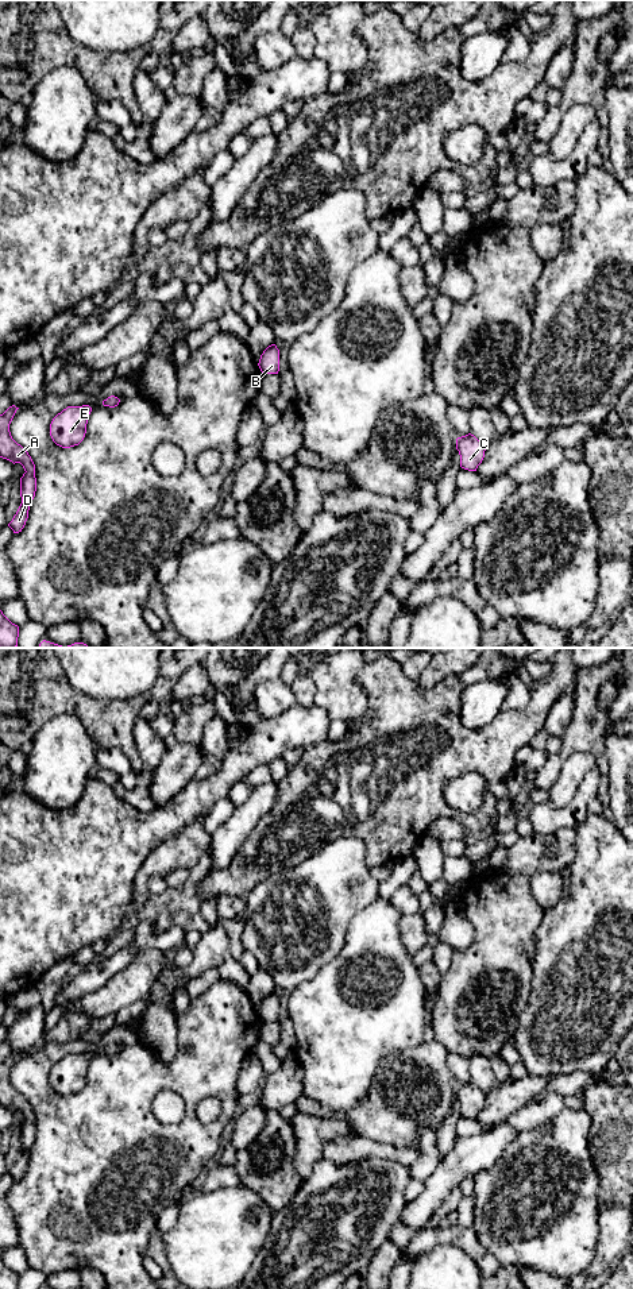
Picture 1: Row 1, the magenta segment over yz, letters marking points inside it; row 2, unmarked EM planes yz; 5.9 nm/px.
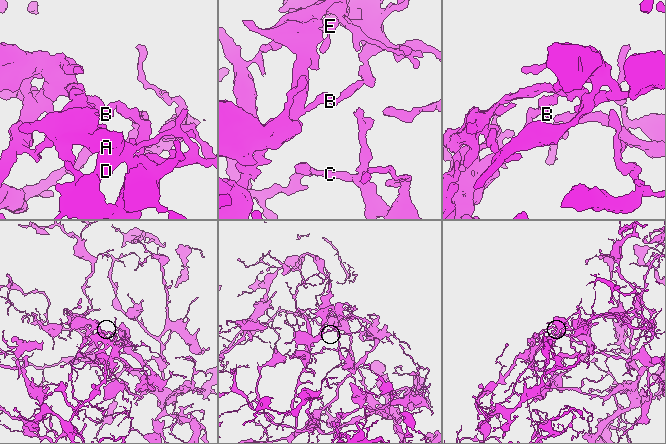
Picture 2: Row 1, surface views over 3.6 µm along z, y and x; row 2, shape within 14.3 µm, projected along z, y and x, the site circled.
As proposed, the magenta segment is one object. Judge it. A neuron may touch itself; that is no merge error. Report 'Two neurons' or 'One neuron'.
Two neurons

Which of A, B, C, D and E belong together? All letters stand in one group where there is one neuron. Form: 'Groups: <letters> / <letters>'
Groups: A C / B D E

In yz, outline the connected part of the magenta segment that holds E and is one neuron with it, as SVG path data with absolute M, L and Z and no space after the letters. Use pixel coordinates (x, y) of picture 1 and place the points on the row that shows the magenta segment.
M82 405L67 406L58 413L50 424L53 441L62 448L78 445L85 437L90 412L89 405Z

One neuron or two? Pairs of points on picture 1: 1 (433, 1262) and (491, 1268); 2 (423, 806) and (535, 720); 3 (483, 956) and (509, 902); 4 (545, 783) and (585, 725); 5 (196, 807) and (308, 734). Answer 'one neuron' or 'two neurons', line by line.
1: two neurons
2: one neuron
3: one neuron
4: one neuron
5: one neuron

